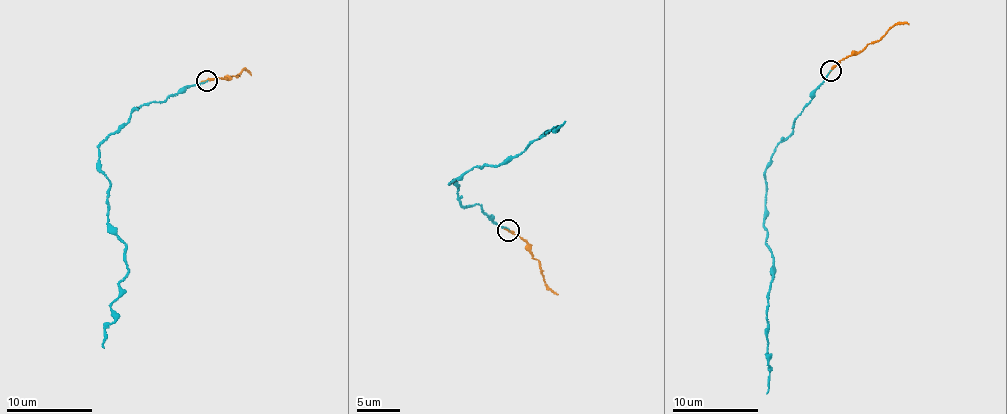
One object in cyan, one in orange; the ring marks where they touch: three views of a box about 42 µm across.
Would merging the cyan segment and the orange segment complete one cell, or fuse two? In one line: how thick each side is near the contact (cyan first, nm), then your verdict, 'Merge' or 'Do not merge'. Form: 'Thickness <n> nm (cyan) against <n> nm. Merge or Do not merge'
Thickness 110 nm (cyan) against 240 nm. Merge

